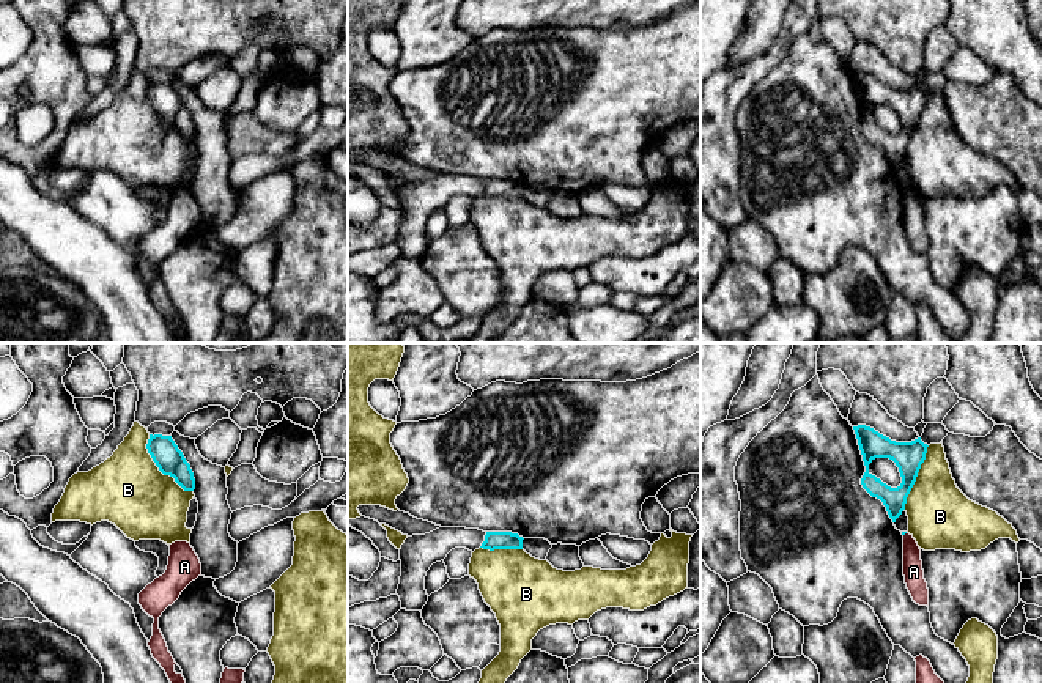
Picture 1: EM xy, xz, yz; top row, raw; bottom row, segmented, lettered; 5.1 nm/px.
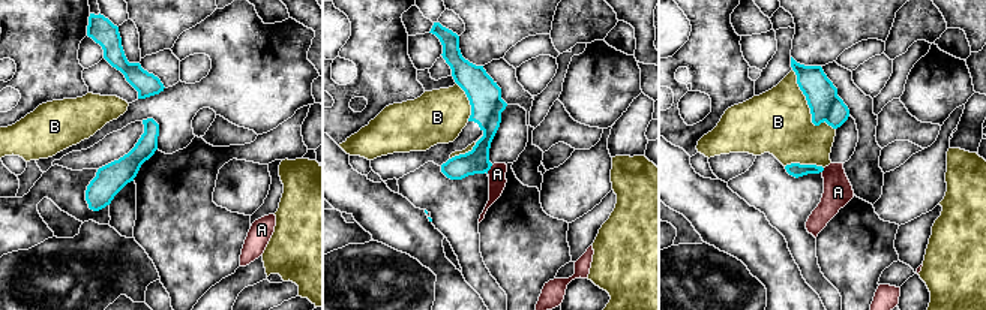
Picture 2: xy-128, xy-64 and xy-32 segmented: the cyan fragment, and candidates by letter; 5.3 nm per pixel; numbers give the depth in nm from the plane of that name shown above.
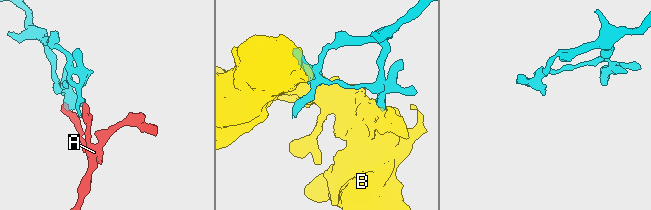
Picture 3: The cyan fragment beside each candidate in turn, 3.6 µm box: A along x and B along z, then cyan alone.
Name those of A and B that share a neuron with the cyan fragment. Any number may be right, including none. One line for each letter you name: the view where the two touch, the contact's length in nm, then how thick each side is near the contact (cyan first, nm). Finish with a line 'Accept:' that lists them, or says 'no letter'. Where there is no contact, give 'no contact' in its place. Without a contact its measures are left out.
Accept: no letter

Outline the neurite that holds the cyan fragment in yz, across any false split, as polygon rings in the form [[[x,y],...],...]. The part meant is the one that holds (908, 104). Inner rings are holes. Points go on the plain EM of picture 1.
[[[866,72],[853,74],[853,77],[866,113],[861,132],[872,145],[883,150],[889,165],[896,170],[905,157],[907,145],[926,107],[929,93],[921,85],[911,90],[896,90]],[[875,105],[889,105],[896,110],[902,124],[897,135],[888,134],[869,120],[869,112]]]

